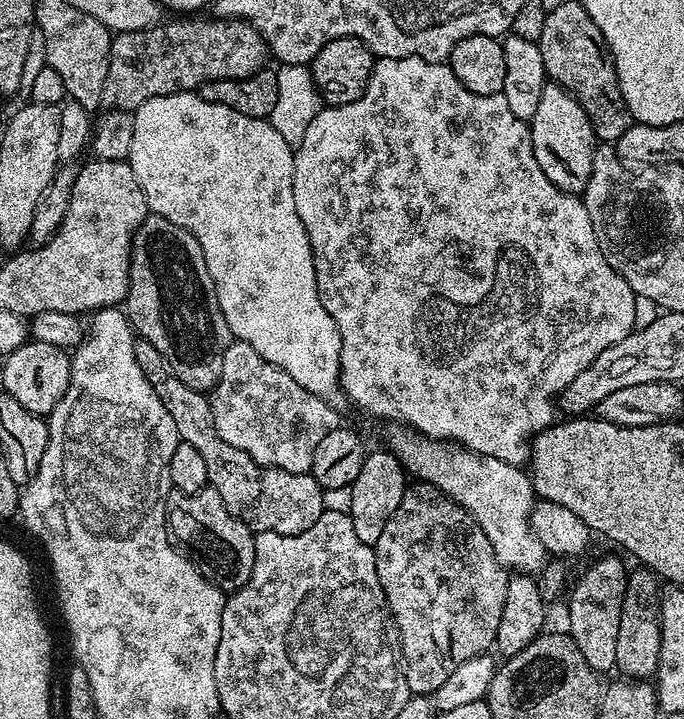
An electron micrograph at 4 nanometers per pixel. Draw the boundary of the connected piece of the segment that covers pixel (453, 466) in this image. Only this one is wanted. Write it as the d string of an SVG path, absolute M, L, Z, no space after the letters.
M412 430L396 431L400 432L393 434L390 448L396 453L400 465L404 467L409 477L416 476L412 478L434 485L443 496L448 496L458 506L465 508L478 522L478 526L482 526L486 538L490 538L490 546L494 546L494 554L505 569L515 570L520 574L540 572L546 564L546 553L542 542L538 542L538 538L532 532L534 493L531 477L523 467L507 464L498 458L480 456L477 452L471 452L460 444L453 444L447 440L433 440L431 436L421 436Z

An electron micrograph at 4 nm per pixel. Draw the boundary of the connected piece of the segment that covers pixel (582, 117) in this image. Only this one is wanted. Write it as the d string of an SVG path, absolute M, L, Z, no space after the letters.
M548 82L545 83L542 99L538 102L538 110L534 110L534 118L530 121L530 127L532 129L534 158L538 158L538 166L542 166L542 174L546 174L546 178L550 178L550 182L554 186L558 186L558 190L583 194L586 190L586 184L590 182L594 154L598 147L597 129L590 122L586 110L582 110L581 104L562 86Z

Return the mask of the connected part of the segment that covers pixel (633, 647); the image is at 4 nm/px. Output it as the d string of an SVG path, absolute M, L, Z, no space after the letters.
M643 566L633 567L628 574L628 585L622 602L622 614L618 618L618 646L614 646L616 655L615 671L621 677L631 678L636 682L644 682L655 677L656 667L660 665L662 650L662 634L660 633L660 598L662 586L655 572Z

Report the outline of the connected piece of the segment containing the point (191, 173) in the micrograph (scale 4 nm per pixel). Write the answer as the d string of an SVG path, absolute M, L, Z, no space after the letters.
M175 92L169 96L159 96L158 98L150 98L141 108L135 109L134 112L134 142L130 142L130 154L127 159L132 165L134 174L138 178L138 182L142 186L142 190L146 194L146 202L149 209L155 215L166 218L170 222L174 222L174 226L182 226L189 232L198 242L198 246L202 246L202 254L206 258L206 270L210 270L210 278L214 282L214 290L218 294L218 306L222 310L222 314L226 318L226 322L230 326L233 337L242 342L246 342L250 346L254 346L254 350L258 350L258 354L262 354L262 358L266 358L266 362L270 362L274 366L278 366L282 370L286 370L286 374L290 374L290 378L294 378L294 382L298 382L298 386L302 386L306 390L310 390L310 394L314 394L318 398L329 402L336 402L339 396L342 396L340 386L340 335L338 334L338 326L334 322L334 318L330 318L330 314L326 314L326 306L322 306L322 298L318 294L318 282L314 274L314 258L310 250L310 238L306 238L306 226L302 226L302 218L298 218L298 214L294 210L294 190L292 189L292 179L294 178L294 148L293 145L286 142L286 138L282 138L282 134L278 134L278 130L274 130L274 126L267 120L258 118L250 118L246 114L238 114L238 110L230 110L230 106L218 106L211 104L202 99L196 92Z

